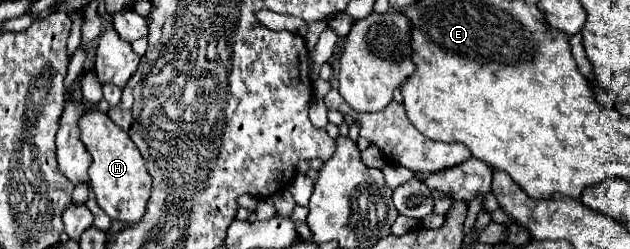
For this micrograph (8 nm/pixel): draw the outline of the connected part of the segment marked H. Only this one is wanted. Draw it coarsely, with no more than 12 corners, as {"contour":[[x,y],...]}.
{"contour":[[103,112],[79,118],[91,188],[107,216],[139,222],[151,176]]}

